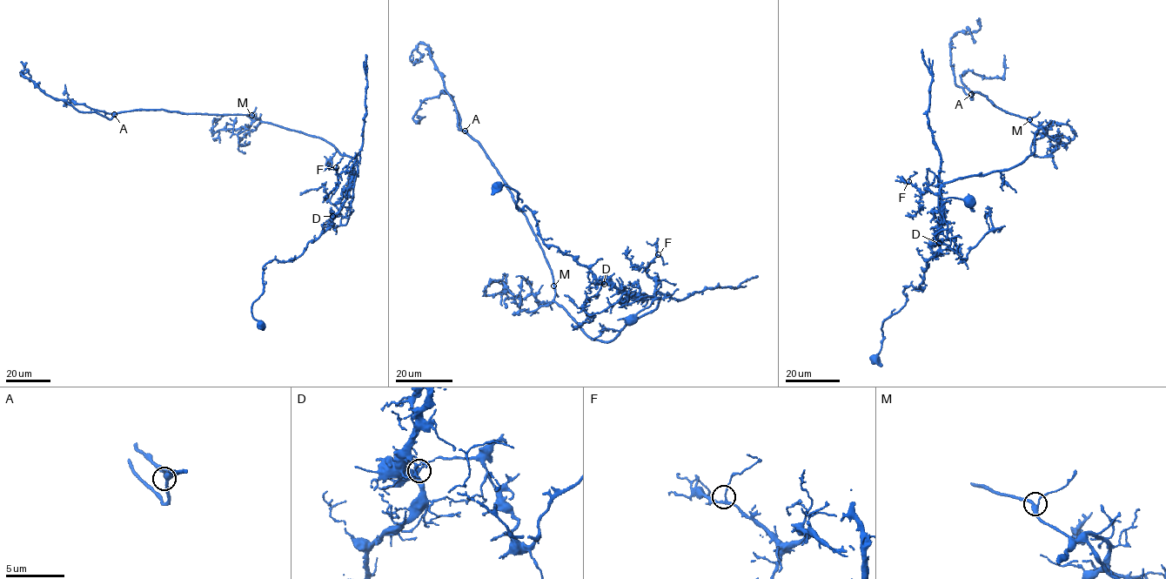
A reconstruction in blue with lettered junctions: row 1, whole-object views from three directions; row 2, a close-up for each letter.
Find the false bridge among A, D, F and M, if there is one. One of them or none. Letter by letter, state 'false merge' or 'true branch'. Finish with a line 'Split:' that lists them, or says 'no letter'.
A: true branch
D: false merge
F: true branch
M: true branch
Split: D

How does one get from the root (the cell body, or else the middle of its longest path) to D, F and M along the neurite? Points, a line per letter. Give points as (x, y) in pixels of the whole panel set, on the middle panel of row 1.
D: (631, 320), (648, 307), (652, 299), (629, 296), (609, 281), (604, 284)
F: (631, 320), (654, 298), (655, 280), (647, 274), (646, 266), (658, 254)
M: (631, 320), (660, 298), (656, 308), (627, 321), (614, 338), (605, 342), (587, 337), (553, 302), (553, 286)

